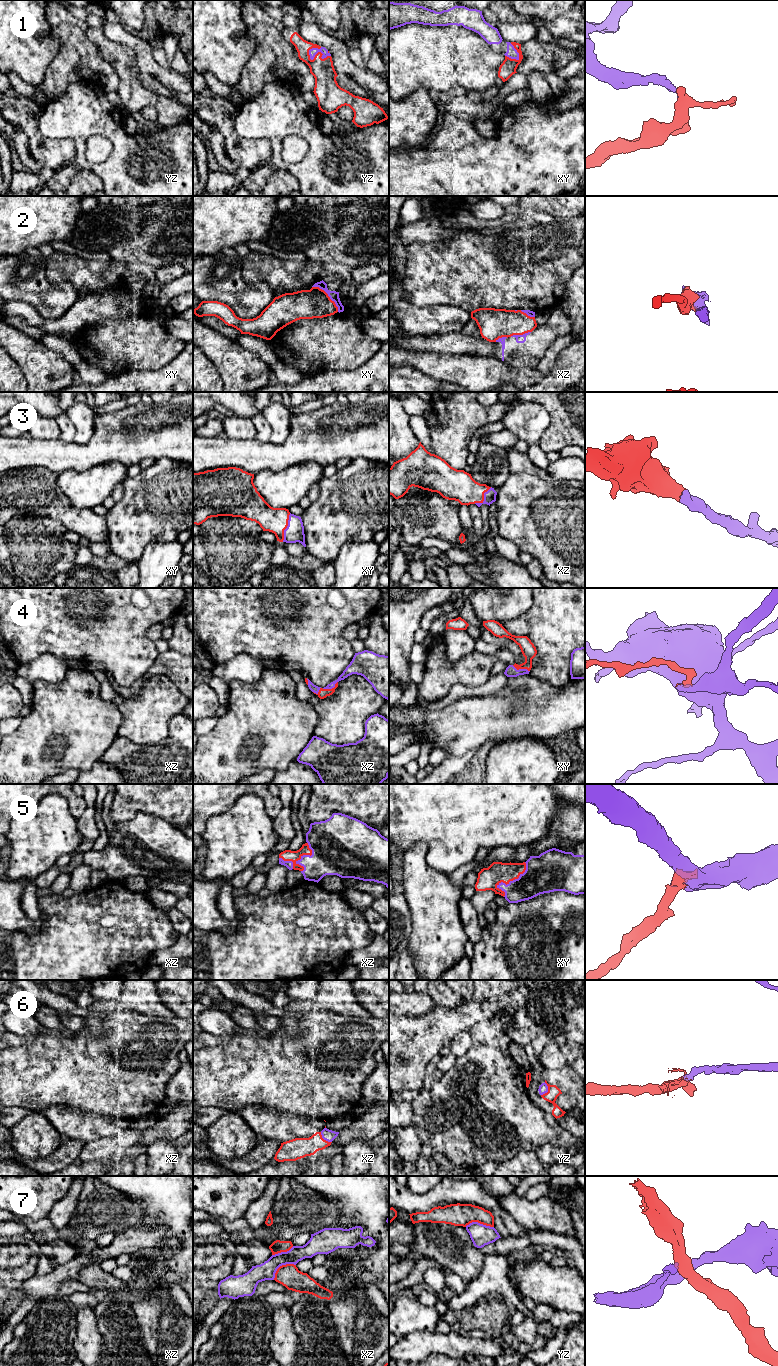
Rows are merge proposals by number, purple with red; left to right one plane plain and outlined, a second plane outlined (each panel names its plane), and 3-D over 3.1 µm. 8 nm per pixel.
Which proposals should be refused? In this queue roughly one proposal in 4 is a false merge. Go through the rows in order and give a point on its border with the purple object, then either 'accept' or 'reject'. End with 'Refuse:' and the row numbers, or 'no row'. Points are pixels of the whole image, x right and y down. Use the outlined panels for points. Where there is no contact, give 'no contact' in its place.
1: yz (318, 51) | accept
2: xy (328, 295) | reject
3: xy (287, 527) | accept
4: xz (330, 688) | accept
5: xy (510, 881) | accept
6: yz (547, 1090) | accept
7: xz (281, 1265) | reject
Refuse: 2, 7

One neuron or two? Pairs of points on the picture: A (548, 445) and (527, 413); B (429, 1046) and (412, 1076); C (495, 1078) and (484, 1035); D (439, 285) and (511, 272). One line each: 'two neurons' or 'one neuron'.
A: two neurons
B: one neuron
C: one neuron
D: one neuron

